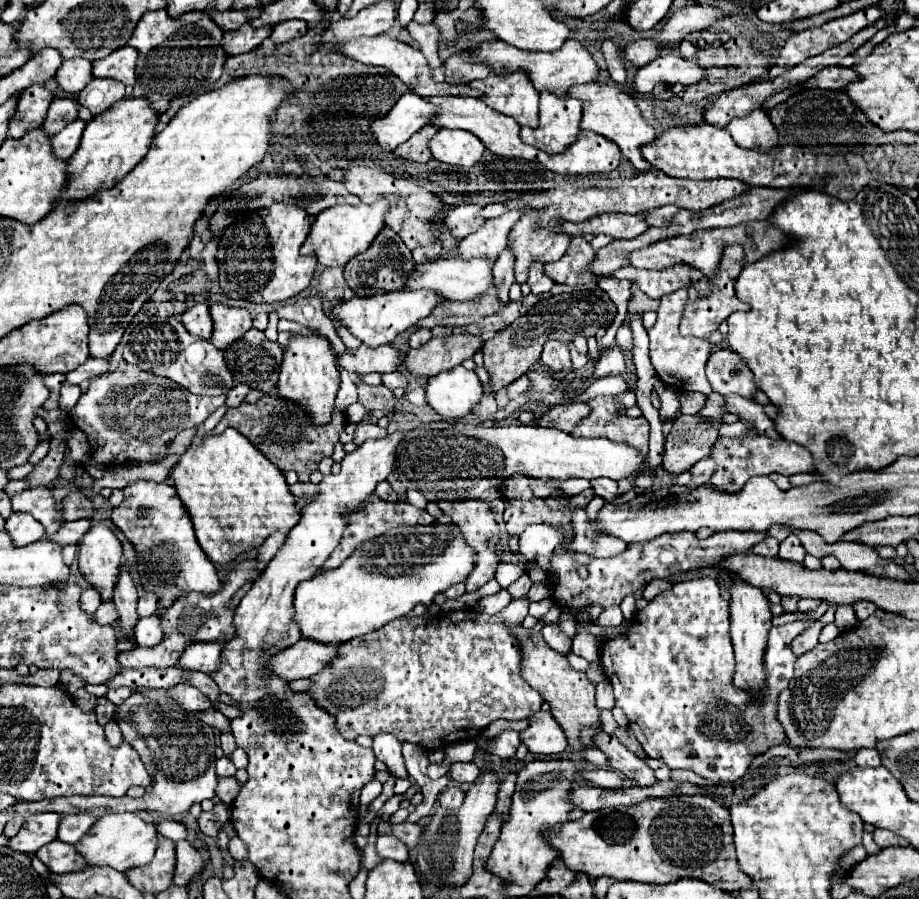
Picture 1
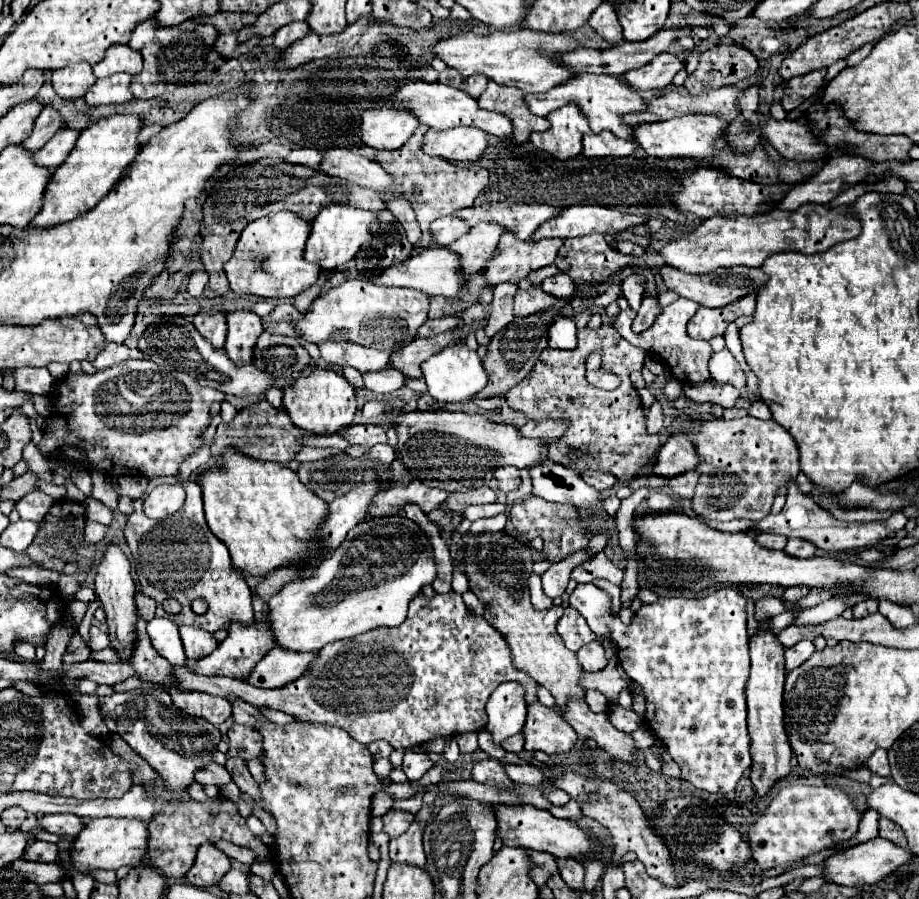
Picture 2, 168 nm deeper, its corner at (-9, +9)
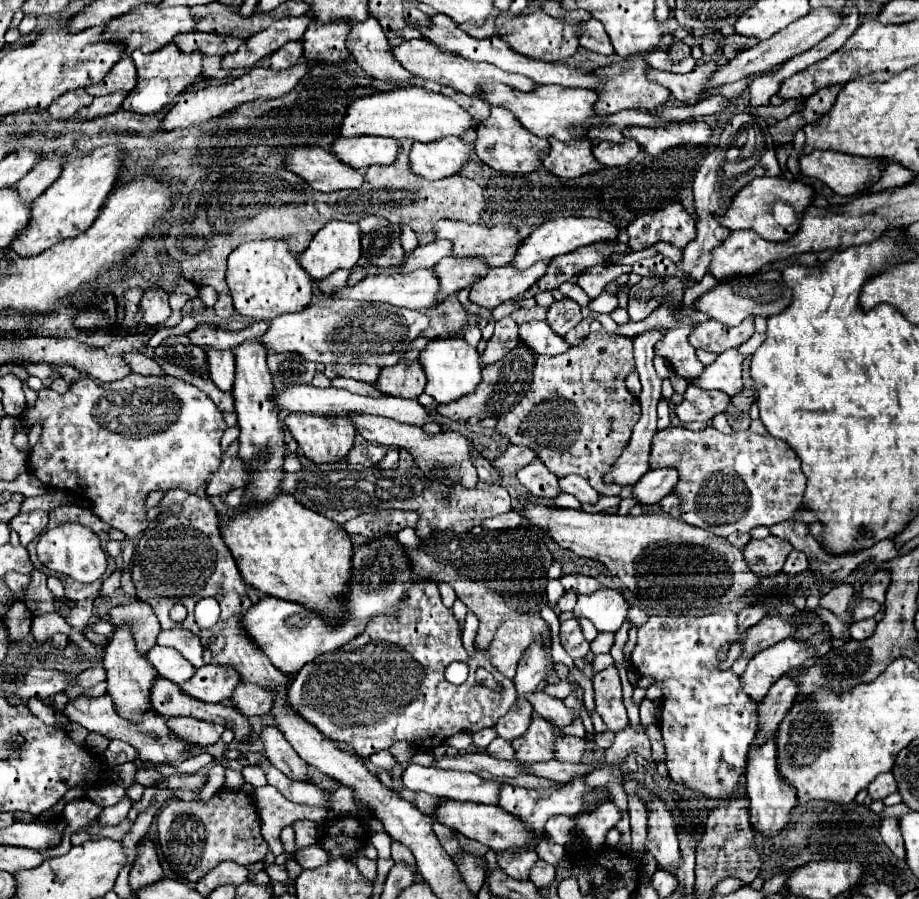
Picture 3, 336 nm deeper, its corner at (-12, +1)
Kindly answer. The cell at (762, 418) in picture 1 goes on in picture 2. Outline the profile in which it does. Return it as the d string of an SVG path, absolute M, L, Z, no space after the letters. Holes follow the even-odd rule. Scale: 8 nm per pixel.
M709 380L707 384L685 384L685 396L697 404L711 402L723 408L733 408L741 392L731 384L719 384L715 380Z

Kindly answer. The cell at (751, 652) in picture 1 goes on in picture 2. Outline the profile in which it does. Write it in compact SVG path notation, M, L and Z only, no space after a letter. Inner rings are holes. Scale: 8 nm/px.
M761 622L759 624L759 632L755 636L751 636L751 676L749 676L749 682L747 682L747 708L749 708L749 716L747 716L747 732L749 732L749 740L751 740L751 784L753 784L753 790L759 798L767 796L769 790L775 786L777 780L785 778L791 774L793 766L791 766L791 746L789 746L789 740L787 740L787 734L785 734L785 726L783 726L783 684L785 684L785 660L783 660L783 646L779 644L777 636L769 630L761 630L763 626L767 624Z

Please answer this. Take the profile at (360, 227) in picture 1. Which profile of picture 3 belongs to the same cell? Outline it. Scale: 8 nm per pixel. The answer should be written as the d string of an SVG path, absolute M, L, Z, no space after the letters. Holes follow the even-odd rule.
M328 220L322 230L312 238L310 246L298 256L300 266L314 278L322 280L338 268L352 270L360 258L360 226L356 222L342 222L342 220Z

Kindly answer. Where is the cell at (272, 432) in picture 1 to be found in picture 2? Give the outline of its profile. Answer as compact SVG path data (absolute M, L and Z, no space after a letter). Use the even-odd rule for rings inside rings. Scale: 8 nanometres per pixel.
M267 400L263 402L257 402L245 410L241 410L233 422L229 424L219 424L217 426L217 434L215 434L215 440L211 444L211 466L213 468L223 468L223 460L221 460L221 454L223 450L229 446L229 448L235 448L237 452L249 456L249 458L255 458L255 460L263 460L263 462L281 462L281 464L287 464L289 460L293 460L293 456L303 448L301 442L297 442L297 436L309 436L309 432L303 432L299 428L295 428L291 422L289 422L289 416L283 412L283 410L275 410L271 408L271 404Z

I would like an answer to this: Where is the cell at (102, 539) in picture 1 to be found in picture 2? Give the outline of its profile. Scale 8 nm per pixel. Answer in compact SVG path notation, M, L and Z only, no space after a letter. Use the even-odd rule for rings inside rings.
M109 544L103 562L99 564L97 570L97 578L95 578L95 592L97 598L107 614L107 628L109 628L109 638L111 638L111 648L117 650L121 662L129 662L131 660L131 640L135 640L135 620L137 616L137 608L135 608L135 582L131 578L131 570L129 570L129 560L123 554L123 550L117 544Z

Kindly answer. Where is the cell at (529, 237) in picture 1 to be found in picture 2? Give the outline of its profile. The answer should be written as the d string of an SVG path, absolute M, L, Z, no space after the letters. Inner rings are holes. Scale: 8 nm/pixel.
M503 232L495 256L487 260L487 270L483 278L489 286L503 282L519 284L531 272L553 264L563 240L541 240L541 242L521 242L511 232Z

